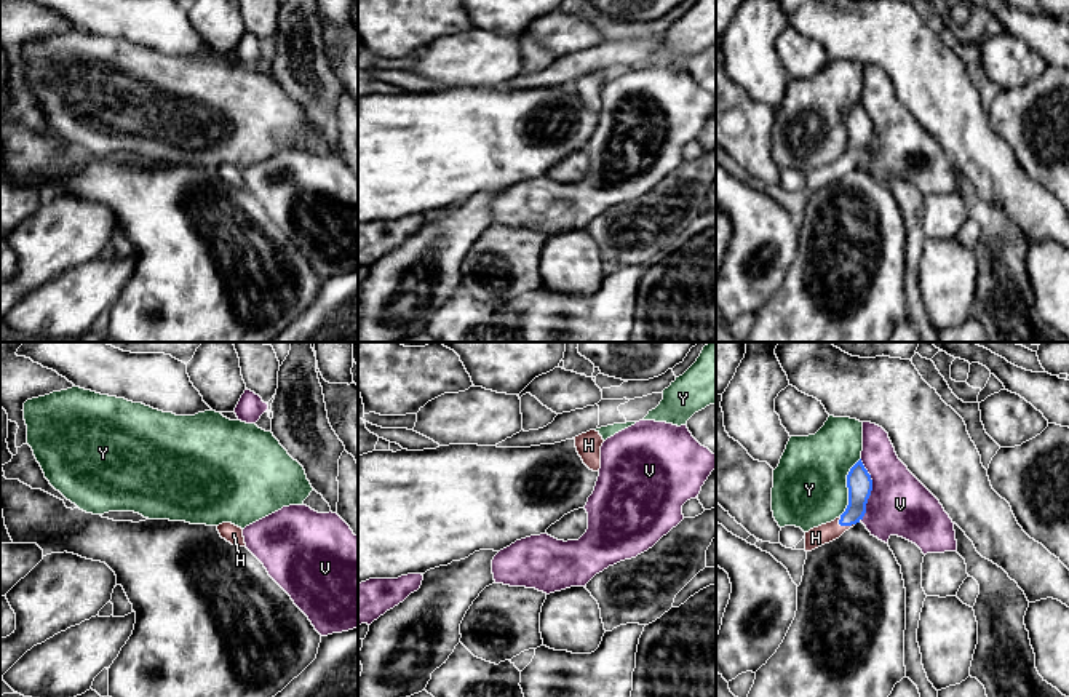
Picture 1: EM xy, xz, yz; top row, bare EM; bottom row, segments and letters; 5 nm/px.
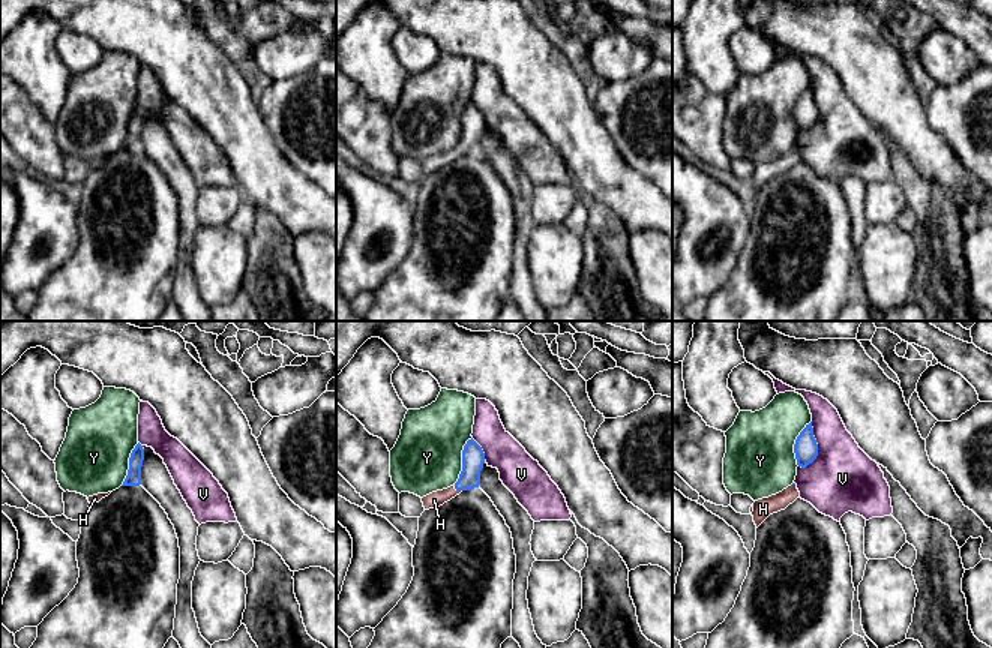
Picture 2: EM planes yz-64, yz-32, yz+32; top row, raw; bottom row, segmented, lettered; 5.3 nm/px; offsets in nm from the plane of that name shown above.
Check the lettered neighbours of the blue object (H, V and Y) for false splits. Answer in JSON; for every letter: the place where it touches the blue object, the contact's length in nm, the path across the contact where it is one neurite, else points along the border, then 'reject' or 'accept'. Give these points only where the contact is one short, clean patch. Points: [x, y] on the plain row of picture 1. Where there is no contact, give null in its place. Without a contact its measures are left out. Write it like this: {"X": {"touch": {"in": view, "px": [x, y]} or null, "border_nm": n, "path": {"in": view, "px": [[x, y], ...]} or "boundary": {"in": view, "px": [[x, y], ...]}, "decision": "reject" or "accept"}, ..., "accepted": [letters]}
{"H": {"touch": {"in": "yz", "px": [846, 167]}, "border_nm": 90, "path": {"in": "yz", "px": [[858, 123], [857, 151], [846, 167], [815, 179]]}, "decision": "accept"}, "V": {"touch": {"in": "yz", "px": [871, 131]}, "border_nm": 320, "decision": "reject"}, "Y": {"touch": {"in": "yz", "px": [847, 128]}, "border_nm": 320, "boundary": {"in": "yz", "px": [[860, 99], [847, 117], [847, 149], [839, 157]]}, "decision": "reject"}, "accepted": ["H"]}

